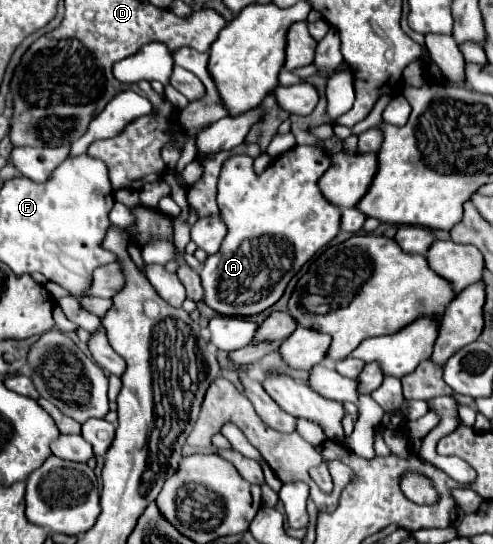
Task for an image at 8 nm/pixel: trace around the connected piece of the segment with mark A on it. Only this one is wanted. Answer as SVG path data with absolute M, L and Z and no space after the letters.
M296 145L278 155L262 175L254 173L252 159L246 155L234 155L224 163L218 181L218 207L222 219L226 221L228 235L220 251L208 255L200 269L204 303L210 309L226 317L250 317L266 311L282 297L288 281L300 271L300 267L336 237L340 231L340 209L330 205L316 185L328 167L328 155L312 145Z

